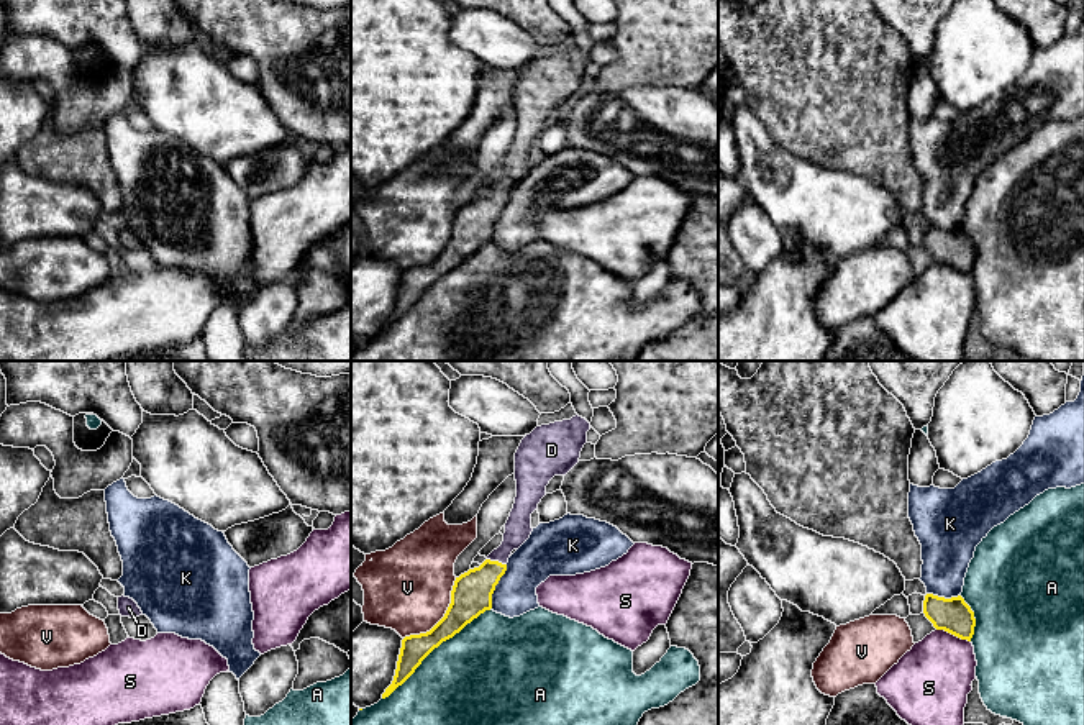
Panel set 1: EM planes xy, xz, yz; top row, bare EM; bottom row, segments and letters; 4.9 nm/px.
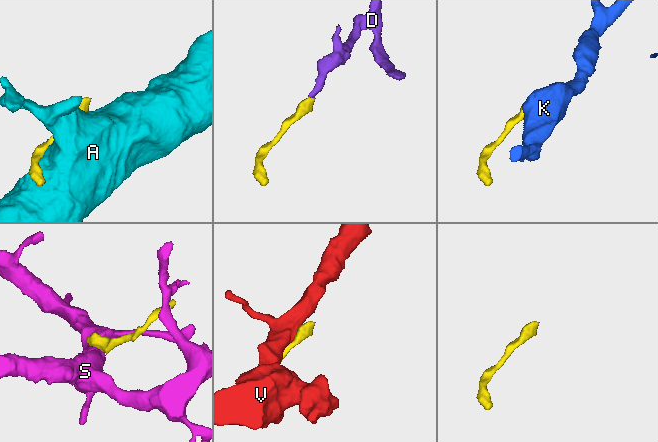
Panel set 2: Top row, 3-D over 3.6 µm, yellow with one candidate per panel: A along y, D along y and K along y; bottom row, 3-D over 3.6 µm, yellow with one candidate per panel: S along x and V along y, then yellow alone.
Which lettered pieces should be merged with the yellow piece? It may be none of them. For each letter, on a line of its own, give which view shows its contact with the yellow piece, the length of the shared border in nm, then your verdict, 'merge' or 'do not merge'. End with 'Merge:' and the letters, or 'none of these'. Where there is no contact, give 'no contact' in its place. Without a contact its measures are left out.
A: xz | 700 nm | do not merge
D: xz | 100 nm | merge
K: xz | 240 nm | do not merge
S: yz | 180 nm | do not merge
V: xz | 400 nm | do not merge
Merge: D

